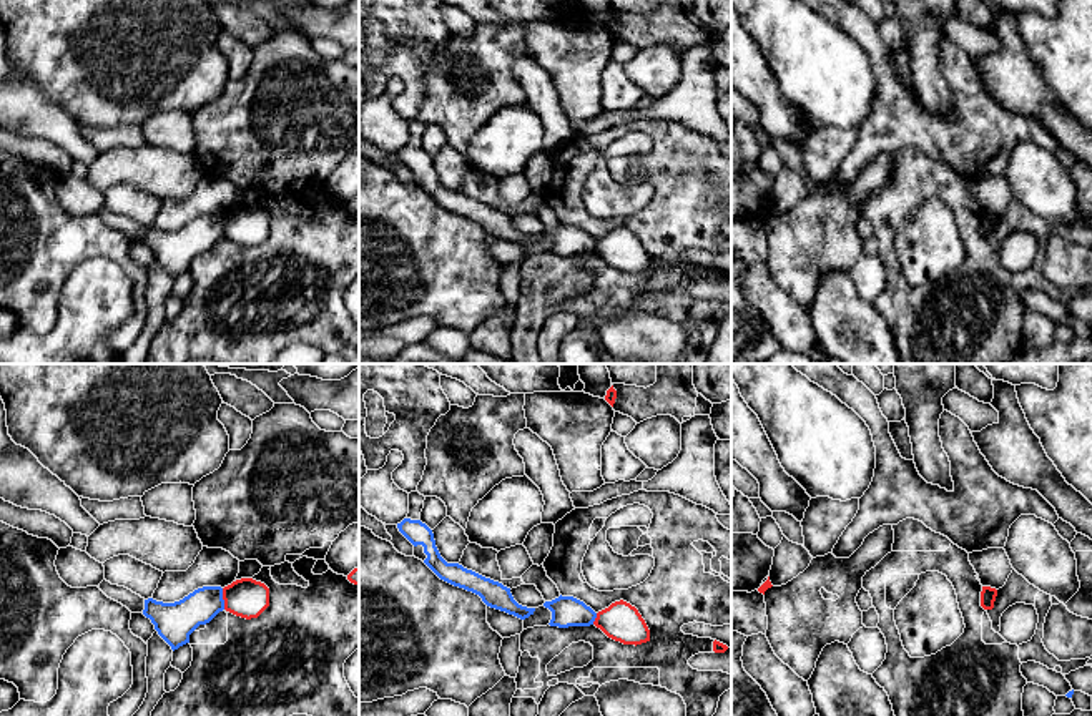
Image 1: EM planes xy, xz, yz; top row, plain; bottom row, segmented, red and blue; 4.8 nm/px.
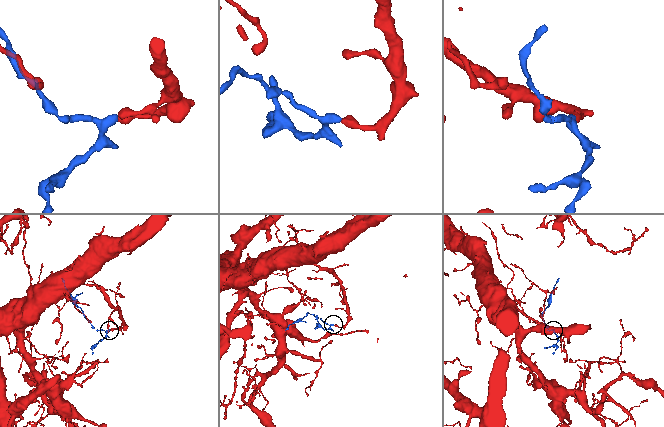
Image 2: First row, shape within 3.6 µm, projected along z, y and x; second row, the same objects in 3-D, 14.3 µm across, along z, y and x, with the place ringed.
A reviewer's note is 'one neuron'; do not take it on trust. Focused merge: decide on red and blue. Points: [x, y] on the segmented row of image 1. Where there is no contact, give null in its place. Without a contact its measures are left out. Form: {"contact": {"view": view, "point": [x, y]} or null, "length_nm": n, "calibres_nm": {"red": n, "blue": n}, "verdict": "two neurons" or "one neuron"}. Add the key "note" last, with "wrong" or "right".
{"contact": {"view": "xy", "point": [223, 598]}, "length_nm": 110, "calibres_nm": {"red": 190, "blue": 180}, "verdict": "two neurons", "note": "wrong"}

